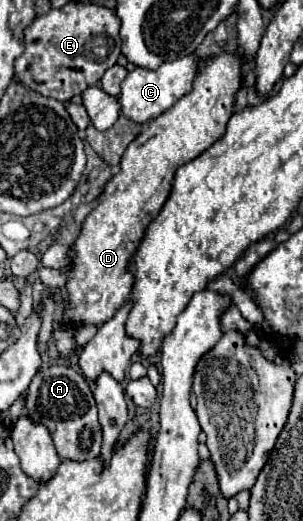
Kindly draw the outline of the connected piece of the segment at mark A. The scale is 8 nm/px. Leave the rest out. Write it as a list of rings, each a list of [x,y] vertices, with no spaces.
[[[53,363],[49,369],[37,373],[35,379],[31,381],[31,387],[27,389],[25,409],[31,419],[47,425],[61,459],[85,461],[101,453],[103,435],[97,419],[97,405],[93,399],[93,391],[89,381],[73,367]]]

